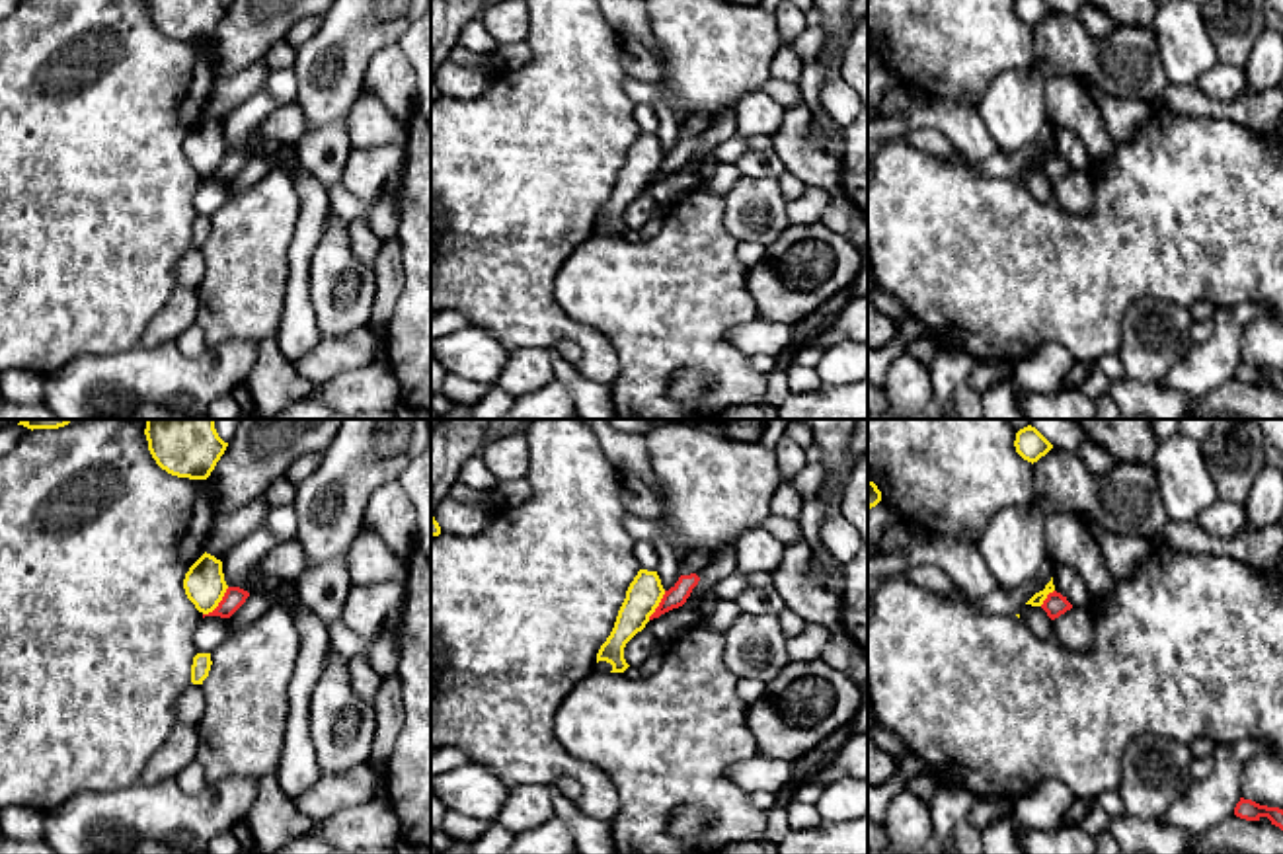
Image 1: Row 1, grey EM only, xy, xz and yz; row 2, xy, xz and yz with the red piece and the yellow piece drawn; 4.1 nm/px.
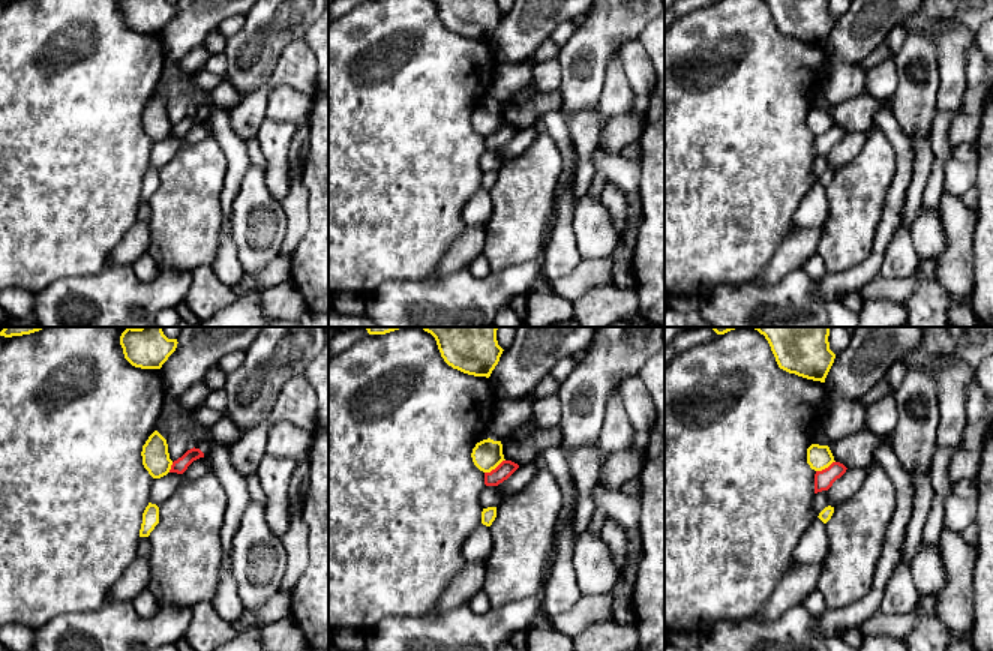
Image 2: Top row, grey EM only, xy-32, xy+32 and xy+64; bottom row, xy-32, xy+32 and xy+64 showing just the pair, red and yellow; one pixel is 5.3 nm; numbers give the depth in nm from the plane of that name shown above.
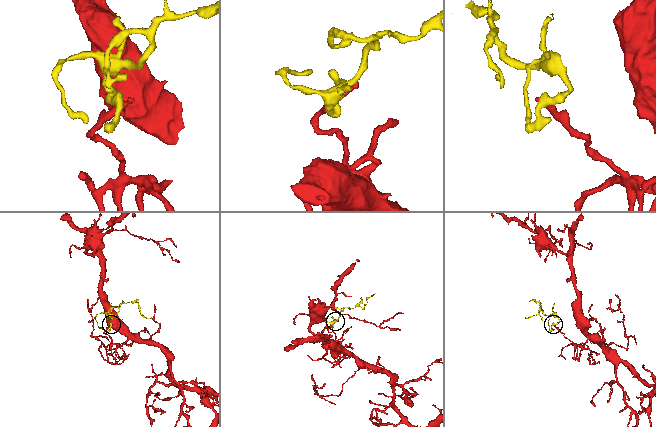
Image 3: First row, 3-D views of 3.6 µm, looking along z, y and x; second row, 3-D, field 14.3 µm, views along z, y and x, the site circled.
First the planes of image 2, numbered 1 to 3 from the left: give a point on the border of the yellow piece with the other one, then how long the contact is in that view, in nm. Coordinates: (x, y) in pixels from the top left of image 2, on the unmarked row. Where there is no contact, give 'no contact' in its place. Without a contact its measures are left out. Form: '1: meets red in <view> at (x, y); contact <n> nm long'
1: meets red in xy-32 at (171, 131); contact 60 nm long
2: meets red in xy+32 at (495, 132); contact 130 nm long
3: meets red in xy+64 at (825, 132); contact 120 nm long

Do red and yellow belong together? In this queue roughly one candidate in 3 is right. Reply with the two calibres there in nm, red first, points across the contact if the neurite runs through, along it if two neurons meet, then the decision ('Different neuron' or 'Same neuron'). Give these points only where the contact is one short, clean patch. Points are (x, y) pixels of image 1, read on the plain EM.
Thickness 90 nm (red) against 170 nm. Boundary: xy (229, 151), (223, 162), (203, 178). Different neuron

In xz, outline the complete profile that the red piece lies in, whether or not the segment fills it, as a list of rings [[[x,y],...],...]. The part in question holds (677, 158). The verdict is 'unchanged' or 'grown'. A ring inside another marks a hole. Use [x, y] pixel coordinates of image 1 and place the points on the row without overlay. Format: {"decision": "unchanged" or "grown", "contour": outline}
{"decision": "unchanged", "contour": [[[696,136],[680,138],[679,144],[669,154],[665,154],[659,170],[649,179],[649,183],[659,181],[661,177],[673,172],[682,170],[686,162],[690,160],[692,152],[698,148],[698,144],[700,140]]]}

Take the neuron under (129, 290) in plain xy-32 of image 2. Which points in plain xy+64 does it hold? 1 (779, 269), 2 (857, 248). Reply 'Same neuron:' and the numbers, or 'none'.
Same neuron: none

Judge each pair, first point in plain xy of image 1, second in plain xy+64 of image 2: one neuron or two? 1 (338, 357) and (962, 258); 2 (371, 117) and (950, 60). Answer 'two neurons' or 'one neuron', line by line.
1: two neurons
2: one neuron

